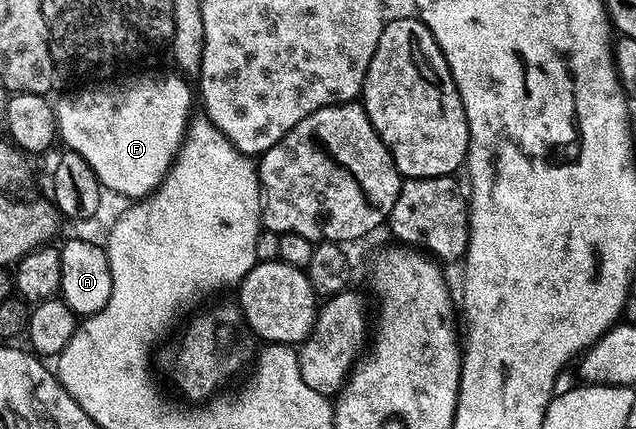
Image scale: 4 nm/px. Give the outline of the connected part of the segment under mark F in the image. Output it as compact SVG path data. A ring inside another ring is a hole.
M176 76L142 79L119 91L82 91L67 103L59 102L56 107L58 134L69 150L92 165L99 183L107 192L115 191L118 195L127 195L127 200L136 201L153 191L169 170L188 126L189 109L190 91Z

